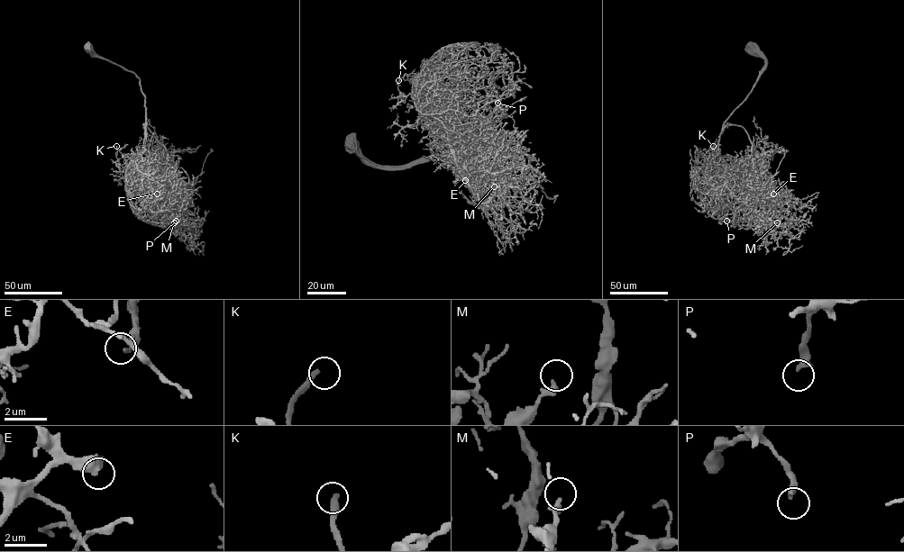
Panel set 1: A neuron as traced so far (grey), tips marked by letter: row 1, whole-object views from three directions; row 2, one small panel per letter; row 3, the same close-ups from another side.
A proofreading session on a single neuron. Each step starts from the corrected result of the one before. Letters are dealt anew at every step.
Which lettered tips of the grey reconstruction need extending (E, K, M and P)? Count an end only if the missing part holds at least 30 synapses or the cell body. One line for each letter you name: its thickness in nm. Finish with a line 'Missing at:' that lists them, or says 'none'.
K: 280 nm
Missing at: K

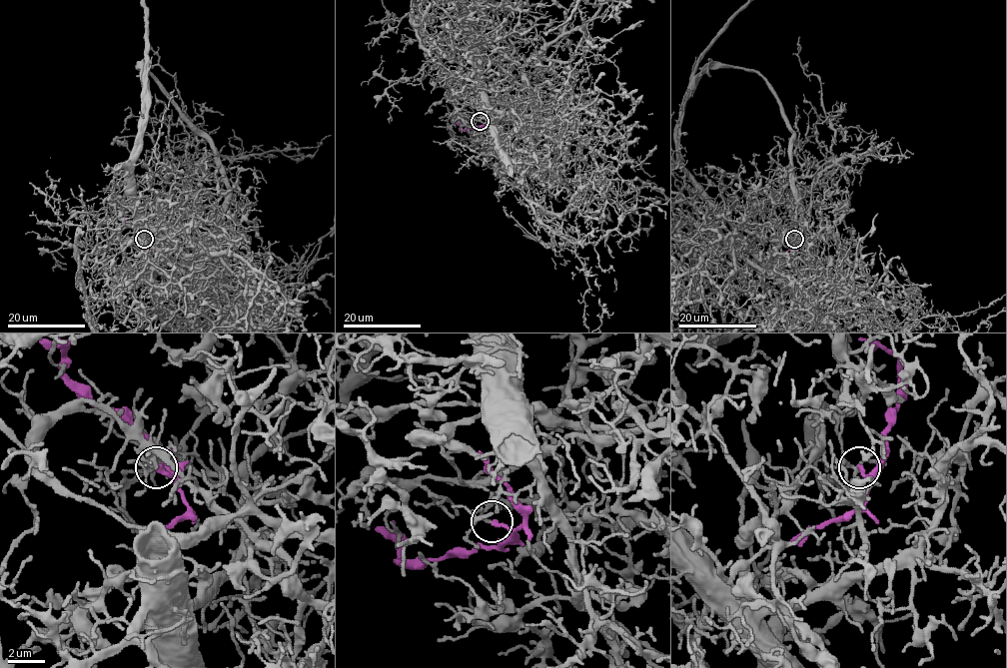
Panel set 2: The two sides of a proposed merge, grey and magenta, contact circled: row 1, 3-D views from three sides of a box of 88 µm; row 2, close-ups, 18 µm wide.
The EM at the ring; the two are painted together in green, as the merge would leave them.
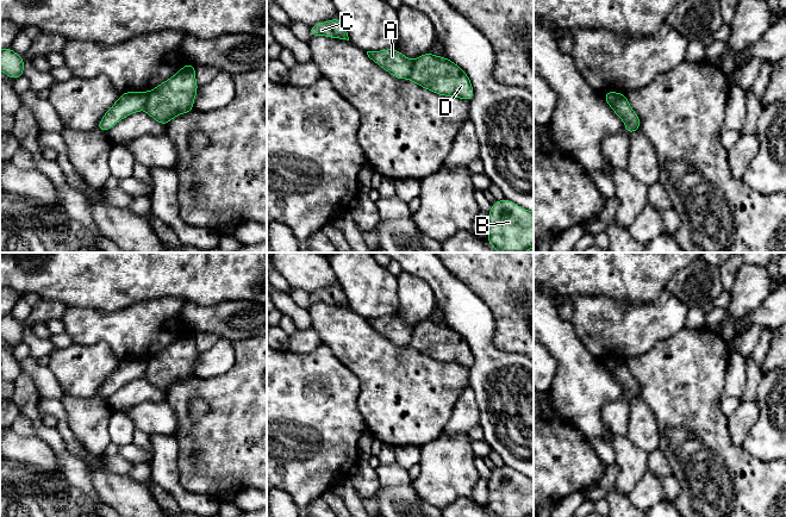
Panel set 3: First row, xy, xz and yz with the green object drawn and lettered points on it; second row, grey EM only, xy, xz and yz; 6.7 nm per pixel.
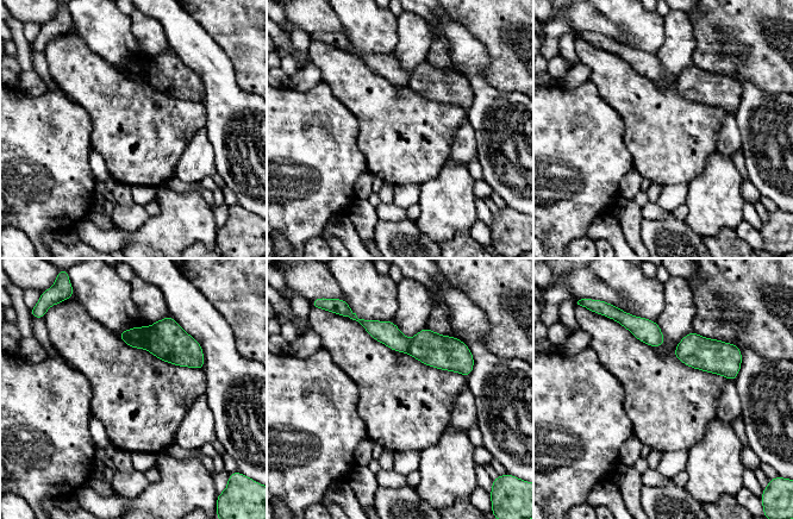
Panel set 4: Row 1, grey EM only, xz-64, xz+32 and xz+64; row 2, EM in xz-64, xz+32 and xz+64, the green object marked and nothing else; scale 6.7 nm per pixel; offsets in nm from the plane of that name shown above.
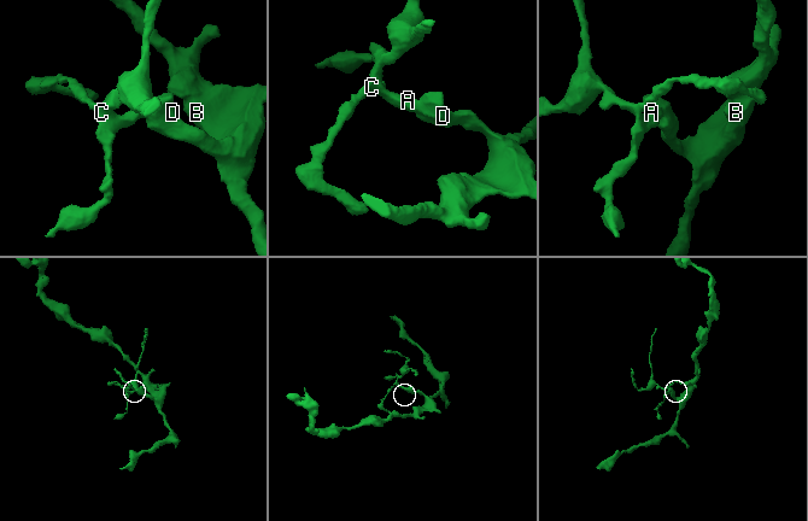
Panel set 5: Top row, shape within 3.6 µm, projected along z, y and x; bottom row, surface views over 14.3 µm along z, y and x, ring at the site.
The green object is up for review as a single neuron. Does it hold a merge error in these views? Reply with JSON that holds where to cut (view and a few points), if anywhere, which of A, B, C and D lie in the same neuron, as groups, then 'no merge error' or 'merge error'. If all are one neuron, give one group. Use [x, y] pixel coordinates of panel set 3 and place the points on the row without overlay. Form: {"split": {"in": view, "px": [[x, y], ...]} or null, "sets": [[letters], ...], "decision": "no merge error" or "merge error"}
{"split": {"in": "xz", "px": [[413, 328], [409, 344]]}, "sets": [["A", "C"], ["B", "D"]], "decision": "merge error"}

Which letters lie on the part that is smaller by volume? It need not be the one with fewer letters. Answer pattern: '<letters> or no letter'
A, C

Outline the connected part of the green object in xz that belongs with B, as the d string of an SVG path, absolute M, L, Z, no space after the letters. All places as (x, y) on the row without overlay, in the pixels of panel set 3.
M507 466L497 467L488 480L487 509L495 517L534 515L534 479Z

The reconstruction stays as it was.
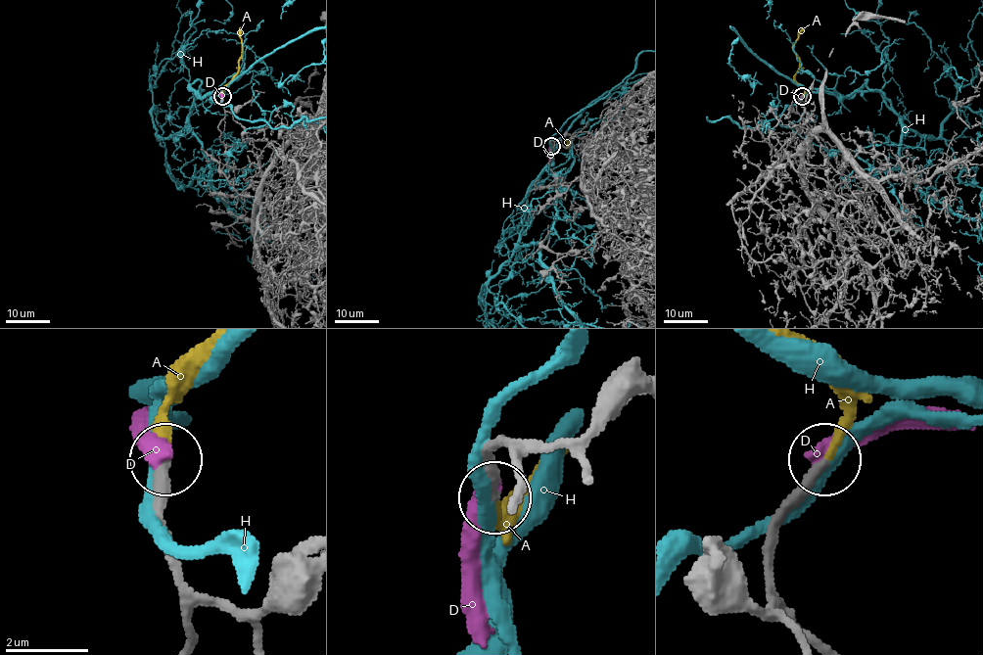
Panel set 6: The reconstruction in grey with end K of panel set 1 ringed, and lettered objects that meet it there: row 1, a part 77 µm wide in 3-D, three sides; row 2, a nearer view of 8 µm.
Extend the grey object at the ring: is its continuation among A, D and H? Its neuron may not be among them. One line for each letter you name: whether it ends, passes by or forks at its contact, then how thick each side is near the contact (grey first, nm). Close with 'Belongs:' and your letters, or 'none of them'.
A: it ends | 280/240 nm
Belongs: A

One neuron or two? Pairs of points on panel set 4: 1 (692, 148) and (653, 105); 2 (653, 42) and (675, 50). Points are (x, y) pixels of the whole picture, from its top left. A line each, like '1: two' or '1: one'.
1: one
2: two

